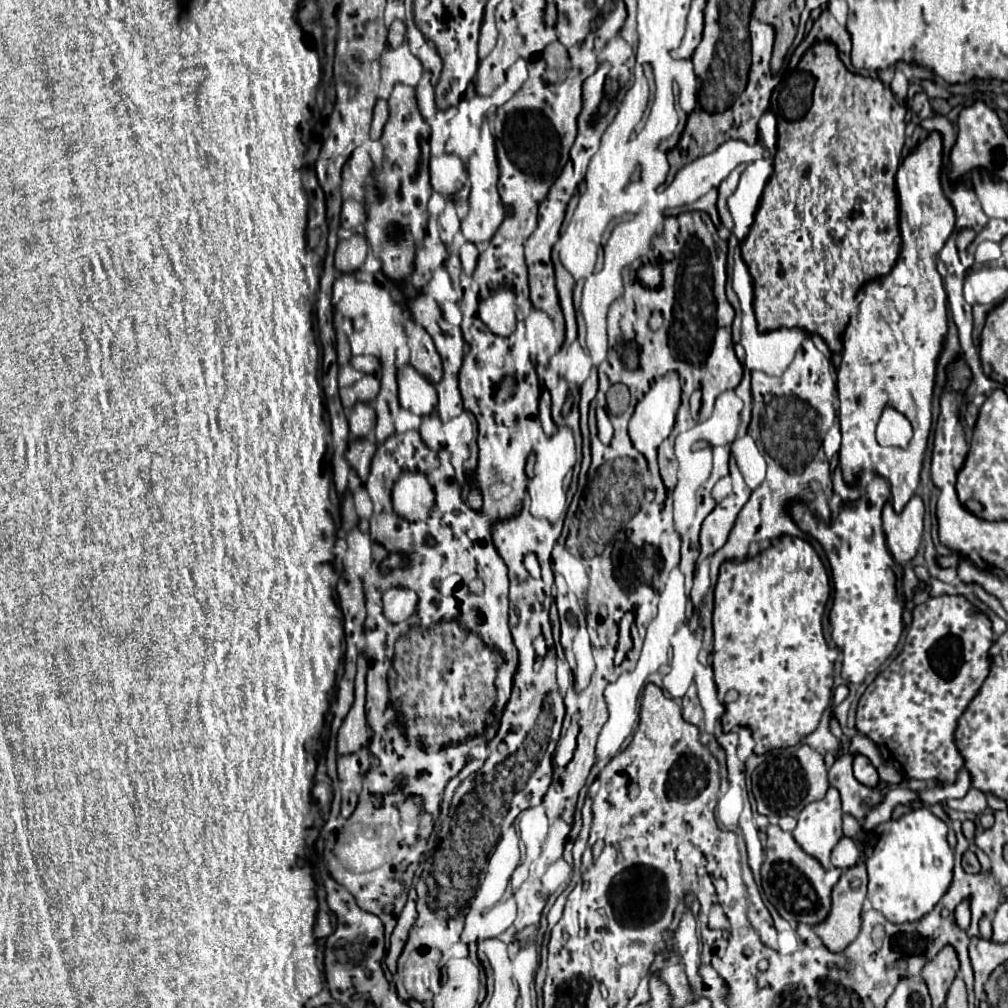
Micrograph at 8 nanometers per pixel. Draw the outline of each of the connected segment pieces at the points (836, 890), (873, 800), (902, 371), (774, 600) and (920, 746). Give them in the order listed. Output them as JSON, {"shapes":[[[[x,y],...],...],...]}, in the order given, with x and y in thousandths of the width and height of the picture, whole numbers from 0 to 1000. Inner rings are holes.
{"shapes":[[[[840,862],[834,872],[830,874],[830,878],[824,884],[824,902],[818,910],[818,914],[807,918],[807,924],[813,928],[813,932],[818,936],[818,939],[826,945],[836,943],[852,926],[854,920],[854,898],[858,894],[858,880],[860,880],[860,868],[856,864],[848,862]]],[[[842,747],[830,751],[826,761],[822,763],[822,779],[834,787],[836,805],[846,809],[848,813],[856,813],[866,801],[874,797],[874,791],[846,771],[846,752]]],[[[924,130],[892,164],[888,174],[894,231],[890,261],[882,273],[854,285],[850,293],[850,309],[834,332],[836,348],[830,372],[834,422],[832,461],[840,479],[846,479],[856,467],[880,473],[888,507],[898,503],[912,481],[924,426],[928,362],[936,334],[939,332],[939,293],[928,261],[947,225],[947,207],[934,186],[934,162],[934,132]],[[880,402],[892,406],[906,422],[906,436],[900,445],[874,443],[868,436],[870,418]]],[[[777,531],[747,555],[721,557],[713,564],[707,604],[709,632],[705,662],[709,670],[711,691],[715,695],[723,684],[729,684],[733,688],[727,697],[717,695],[719,709],[715,711],[715,721],[719,727],[723,727],[729,719],[745,723],[745,729],[749,733],[747,745],[751,749],[795,737],[803,727],[811,723],[816,705],[824,697],[826,656],[830,652],[830,646],[820,642],[814,624],[814,612],[822,588],[822,572],[811,547],[793,533]]],[[[953,590],[924,592],[920,598],[906,604],[906,618],[898,632],[898,642],[892,652],[876,664],[868,676],[858,684],[850,701],[850,725],[860,729],[872,741],[878,757],[886,759],[902,773],[926,773],[932,777],[945,777],[955,753],[947,741],[947,721],[959,697],[969,689],[977,672],[981,670],[981,642],[985,638],[983,616],[969,606]]]]}

